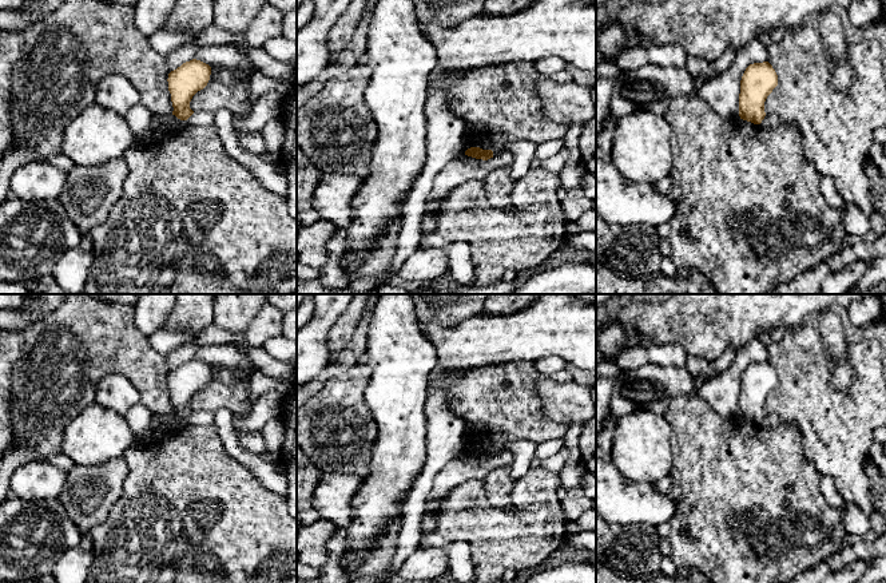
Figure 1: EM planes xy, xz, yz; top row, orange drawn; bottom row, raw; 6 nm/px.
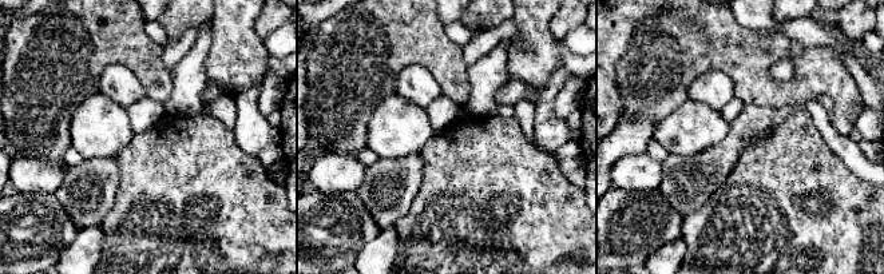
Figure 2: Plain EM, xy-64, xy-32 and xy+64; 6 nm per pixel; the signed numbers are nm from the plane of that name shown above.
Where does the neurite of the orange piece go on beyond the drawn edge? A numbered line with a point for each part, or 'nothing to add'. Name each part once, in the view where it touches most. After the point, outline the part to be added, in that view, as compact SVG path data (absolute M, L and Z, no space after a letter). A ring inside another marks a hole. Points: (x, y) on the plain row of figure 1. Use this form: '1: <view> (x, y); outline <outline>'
nothing to add

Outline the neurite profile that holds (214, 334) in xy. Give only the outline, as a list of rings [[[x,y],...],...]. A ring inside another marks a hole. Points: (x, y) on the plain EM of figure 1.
[[[212,322],[199,334],[194,336],[191,342],[183,344],[168,354],[166,354],[170,372],[180,366],[183,362],[194,358],[196,350],[208,345],[233,345],[243,350],[254,364],[257,372],[263,373],[274,380],[295,382],[297,378],[297,361],[281,362],[270,357],[267,352],[259,346],[250,345],[245,337],[222,329]]]

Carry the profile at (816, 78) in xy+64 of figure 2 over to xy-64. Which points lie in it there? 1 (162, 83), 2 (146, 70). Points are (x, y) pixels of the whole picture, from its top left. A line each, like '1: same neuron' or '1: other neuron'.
1: same neuron
2: same neuron

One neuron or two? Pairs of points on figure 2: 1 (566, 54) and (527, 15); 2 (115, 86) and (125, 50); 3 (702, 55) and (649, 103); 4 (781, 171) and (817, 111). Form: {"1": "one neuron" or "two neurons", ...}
{"1": "two neurons", "2": "two neurons", "3": "one neuron", "4": "two neurons"}

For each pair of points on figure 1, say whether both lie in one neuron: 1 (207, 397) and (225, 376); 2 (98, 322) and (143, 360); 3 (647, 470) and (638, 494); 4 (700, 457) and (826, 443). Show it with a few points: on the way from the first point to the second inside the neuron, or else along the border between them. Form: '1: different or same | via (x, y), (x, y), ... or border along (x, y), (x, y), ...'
1: different | border along (211, 369), (225, 383), (247, 381)
2: same | via (108, 333), (132, 356)
3: different | border along (615, 467), (631, 480), (650, 482), (652, 484)
4: different | border along (783, 420), (798, 428), (803, 455), (819, 472)

